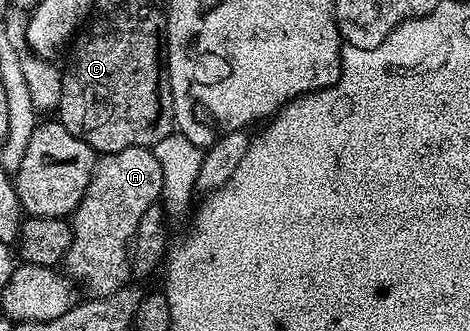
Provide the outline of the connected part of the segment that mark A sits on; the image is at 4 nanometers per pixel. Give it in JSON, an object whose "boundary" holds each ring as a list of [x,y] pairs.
{"boundary":[[[135,146],[134,148],[126,148],[122,152],[114,152],[113,154],[105,154],[92,167],[92,179],[86,188],[86,192],[82,196],[82,200],[78,203],[75,210],[70,215],[70,225],[72,227],[72,243],[68,255],[64,258],[63,265],[68,266],[67,273],[71,275],[77,283],[80,282],[89,290],[89,295],[105,298],[114,292],[118,292],[122,287],[129,285],[130,282],[130,247],[132,238],[136,235],[138,228],[138,220],[142,220],[142,212],[146,212],[146,208],[157,205],[158,199],[164,193],[164,181],[162,180],[162,168],[158,164],[155,153],[149,147]]]}

